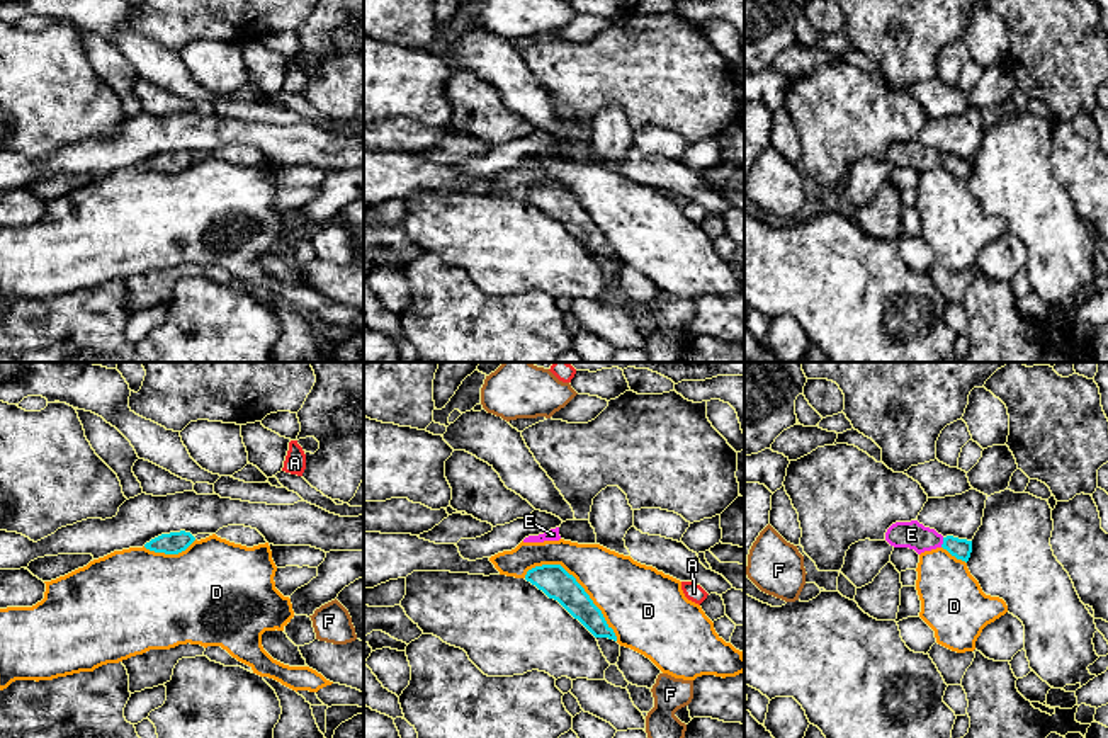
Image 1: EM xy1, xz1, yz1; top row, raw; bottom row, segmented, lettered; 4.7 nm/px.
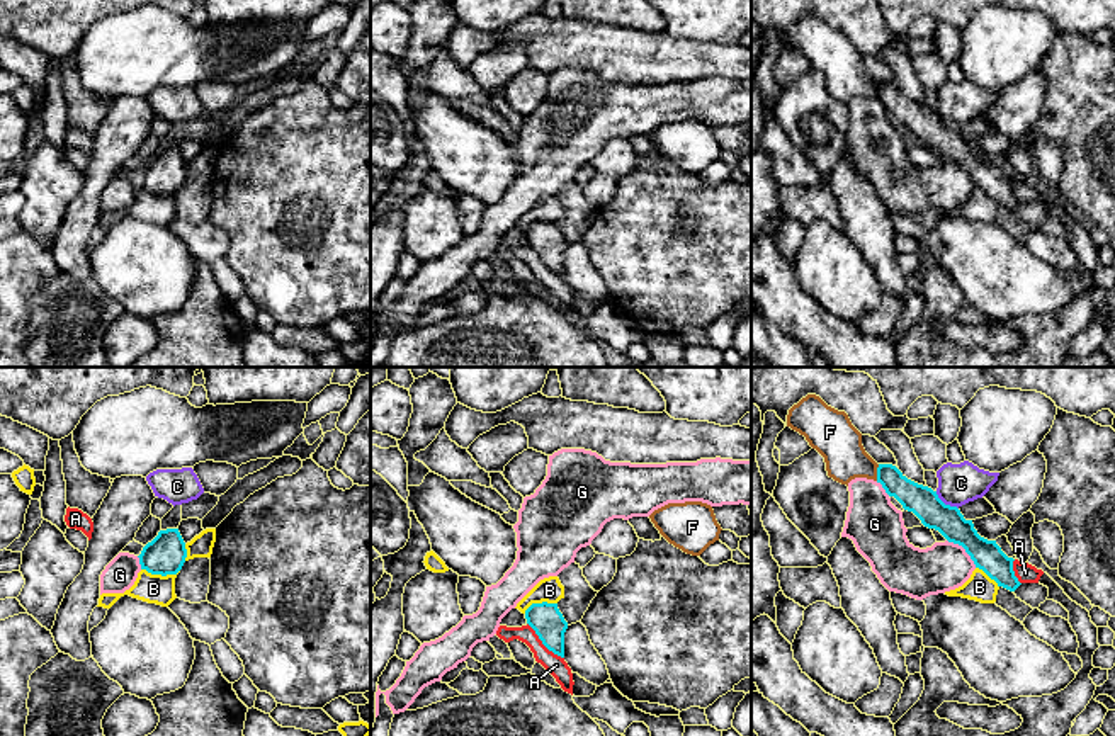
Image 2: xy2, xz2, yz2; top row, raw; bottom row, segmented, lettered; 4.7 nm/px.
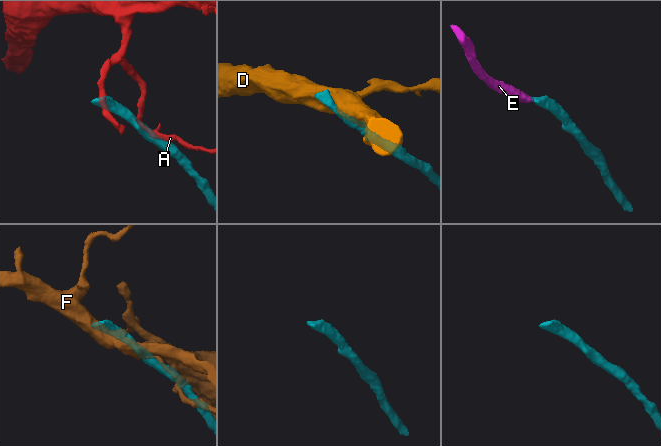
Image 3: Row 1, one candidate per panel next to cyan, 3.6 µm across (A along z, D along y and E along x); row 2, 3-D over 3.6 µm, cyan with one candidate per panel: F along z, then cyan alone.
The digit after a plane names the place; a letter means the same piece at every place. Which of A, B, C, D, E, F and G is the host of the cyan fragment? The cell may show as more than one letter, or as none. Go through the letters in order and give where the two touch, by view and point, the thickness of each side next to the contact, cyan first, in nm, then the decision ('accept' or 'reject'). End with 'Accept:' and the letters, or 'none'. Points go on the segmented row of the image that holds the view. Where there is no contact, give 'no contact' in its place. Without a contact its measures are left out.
A: xz2 (543, 643) | 150/90 nm | reject
B: xy2 (160, 573) | 190/140 nm | reject
C: yz2 (944, 503) | 150/190 nm | reject
D: xz1 (580, 585) | 150/320 nm | reject
E: yz1 (944, 543) | 100/130 nm | accept
F: yz2 (877, 473) | 140/200 nm | reject
G: yz2 (964, 548) | 140/240 nm | reject
Accept: E

